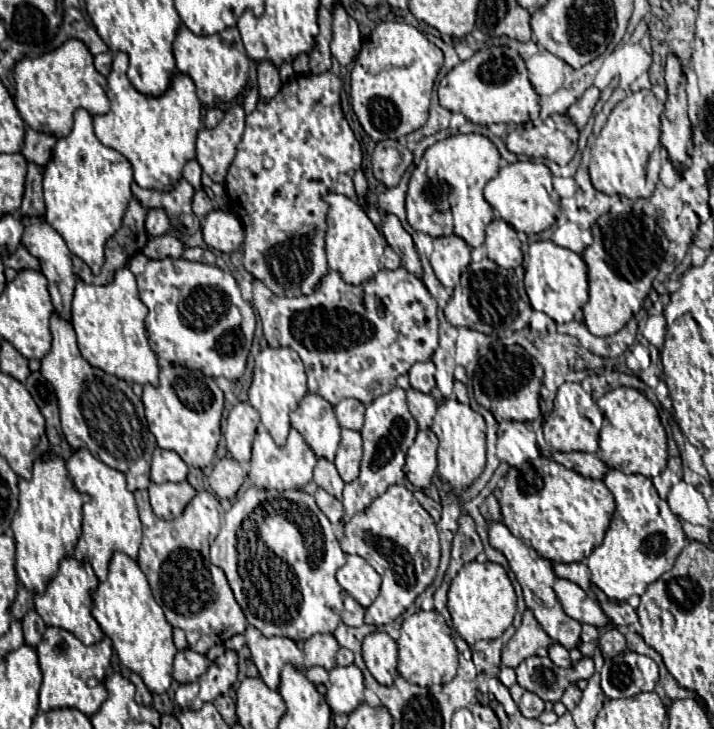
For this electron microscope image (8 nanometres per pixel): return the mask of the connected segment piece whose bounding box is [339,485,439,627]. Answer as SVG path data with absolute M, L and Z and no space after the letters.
M405 485L389 487L371 503L363 517L353 517L345 523L339 543L345 553L357 553L383 577L379 597L365 611L365 623L377 627L393 623L407 611L417 595L433 583L439 567L439 535L435 521Z

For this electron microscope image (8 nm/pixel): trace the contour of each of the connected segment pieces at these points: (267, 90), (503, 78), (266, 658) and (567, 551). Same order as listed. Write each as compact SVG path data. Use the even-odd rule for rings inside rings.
M269 61L257 65L257 89L259 89L259 101L271 101L281 89L279 69L273 67Z
M493 47L487 51L477 51L471 59L461 61L457 67L453 67L439 83L439 103L441 107L449 109L451 113L463 113L469 121L479 125L491 125L493 123L504 123L512 125L523 125L529 121L539 126L544 120L540 118L540 97L535 93L533 85L529 83L525 61L521 55L509 47Z
M253 625L245 631L247 647L251 649L251 659L259 669L259 677L265 681L269 689L277 689L281 681L281 671L289 663L295 669L303 669L303 651L295 645L295 641L287 637L263 637Z
M547 457L511 467L501 489L501 513L509 531L553 563L583 561L601 545L615 511L615 499L601 479L589 479Z

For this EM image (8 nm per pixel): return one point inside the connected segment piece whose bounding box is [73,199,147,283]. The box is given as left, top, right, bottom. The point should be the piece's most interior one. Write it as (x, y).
(131, 238)

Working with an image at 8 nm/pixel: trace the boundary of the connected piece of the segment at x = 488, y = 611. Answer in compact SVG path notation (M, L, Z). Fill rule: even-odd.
M491 561L465 563L449 587L449 613L453 627L471 645L481 639L497 639L513 623L515 605L517 597L507 571Z

